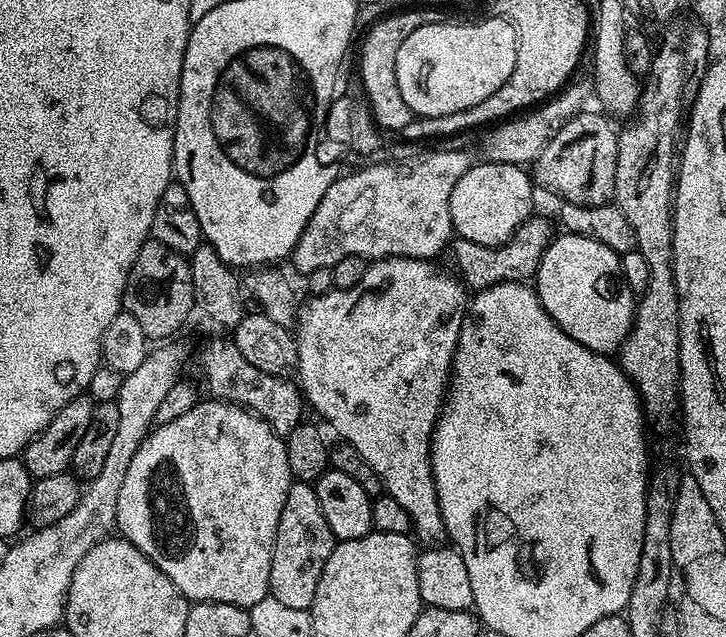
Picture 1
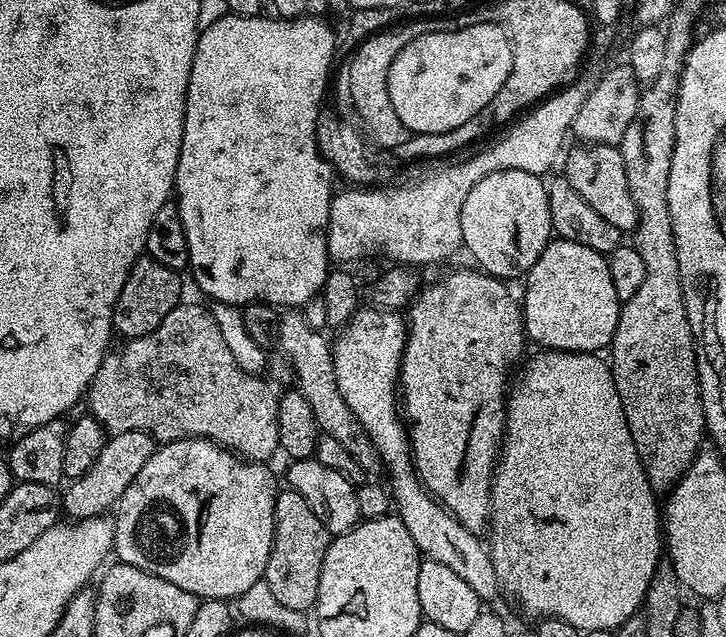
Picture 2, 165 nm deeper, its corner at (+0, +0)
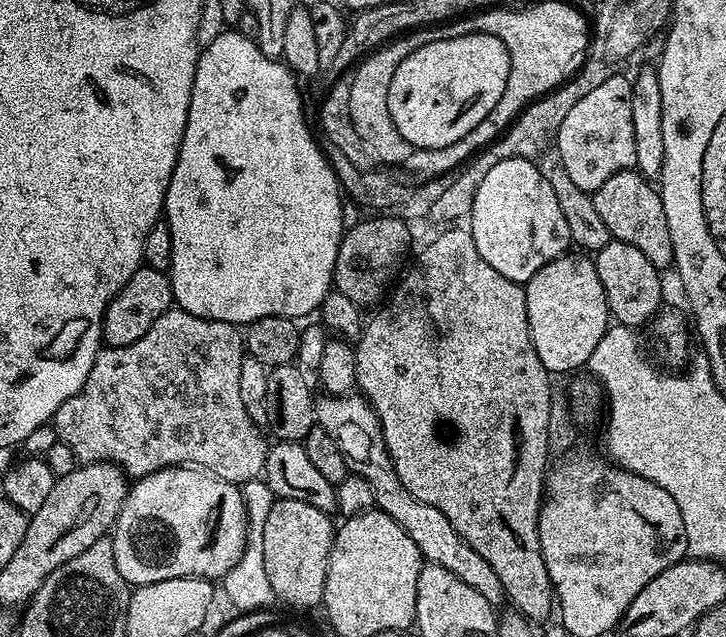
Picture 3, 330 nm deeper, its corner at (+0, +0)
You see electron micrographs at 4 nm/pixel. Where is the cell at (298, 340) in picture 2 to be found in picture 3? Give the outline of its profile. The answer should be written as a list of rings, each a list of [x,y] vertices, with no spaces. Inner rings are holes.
[[[324,394],[321,397],[321,400],[319,397],[315,401],[316,424],[326,430],[326,434],[330,434],[334,442],[338,442],[338,450],[342,450],[346,458],[349,473],[370,482],[376,508],[390,514],[390,518],[394,518],[394,522],[398,522],[398,526],[406,530],[406,535],[413,540],[414,546],[418,546],[421,557],[427,563],[442,566],[442,570],[450,570],[450,574],[462,578],[466,586],[474,586],[474,590],[478,590],[482,598],[486,598],[494,606],[499,605],[499,600],[505,599],[504,587],[502,582],[498,582],[498,574],[494,574],[490,562],[486,562],[486,558],[482,558],[482,554],[478,554],[474,546],[470,546],[456,533],[442,510],[414,498],[414,494],[410,494],[410,490],[402,486],[398,470],[394,470],[394,462],[386,450],[380,419],[372,405],[359,394]]]

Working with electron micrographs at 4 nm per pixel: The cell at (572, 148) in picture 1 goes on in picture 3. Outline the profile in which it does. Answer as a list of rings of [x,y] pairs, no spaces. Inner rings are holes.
[[[627,168],[614,178],[602,182],[598,190],[591,193],[594,202],[594,210],[602,218],[606,230],[610,230],[613,240],[627,242],[642,250],[642,254],[656,268],[661,270],[671,269],[674,261],[672,259],[672,243],[670,242],[670,225],[666,222],[666,210],[662,206],[662,198],[655,187],[652,188],[647,179],[639,172]]]

